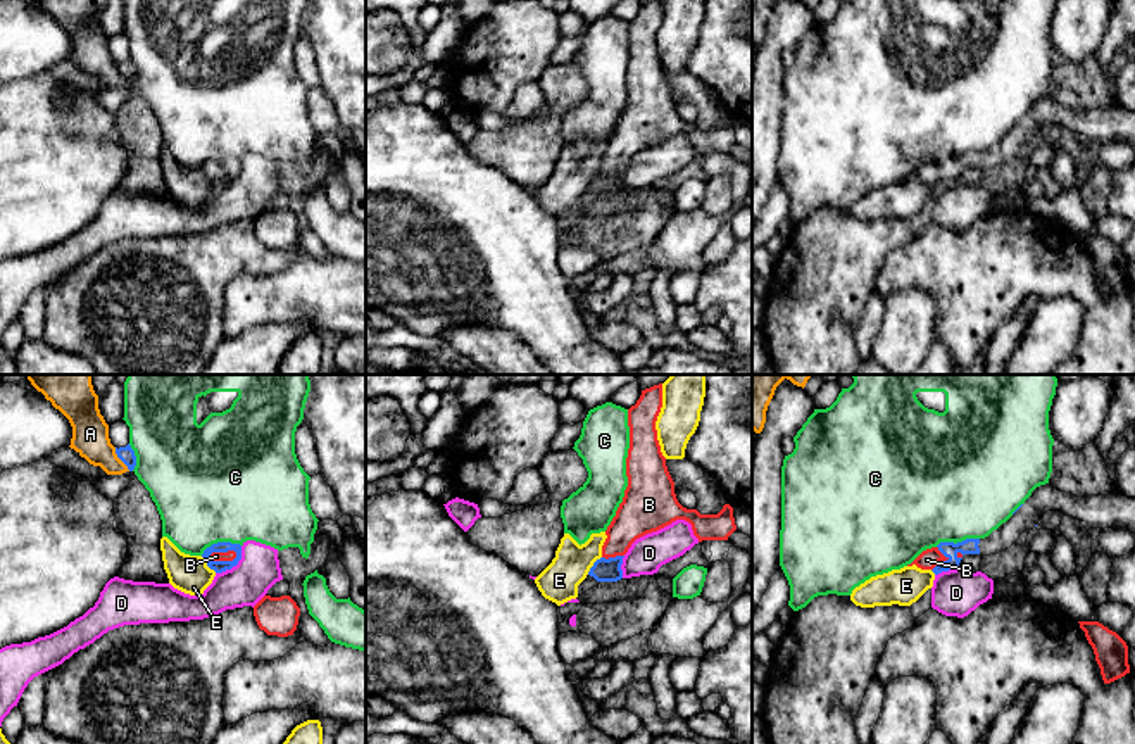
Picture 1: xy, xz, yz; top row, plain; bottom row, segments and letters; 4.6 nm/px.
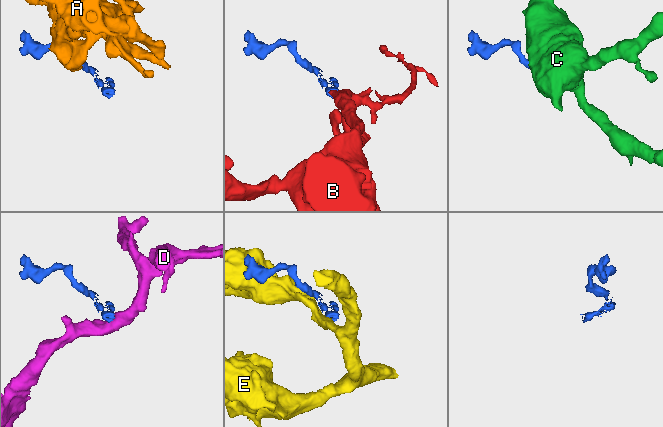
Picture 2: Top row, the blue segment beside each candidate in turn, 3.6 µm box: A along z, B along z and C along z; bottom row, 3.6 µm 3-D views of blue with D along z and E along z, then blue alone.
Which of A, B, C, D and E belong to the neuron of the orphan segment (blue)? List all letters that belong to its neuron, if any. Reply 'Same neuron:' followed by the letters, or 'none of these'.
Same neuron: B

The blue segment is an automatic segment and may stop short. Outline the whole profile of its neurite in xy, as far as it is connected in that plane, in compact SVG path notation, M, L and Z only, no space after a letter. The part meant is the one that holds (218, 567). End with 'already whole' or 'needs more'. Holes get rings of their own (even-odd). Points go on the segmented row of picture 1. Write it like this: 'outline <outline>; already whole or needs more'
outline M217 542L207 547L202 558L210 570L223 573L238 564L241 559L241 545L231 542Z; needs more

